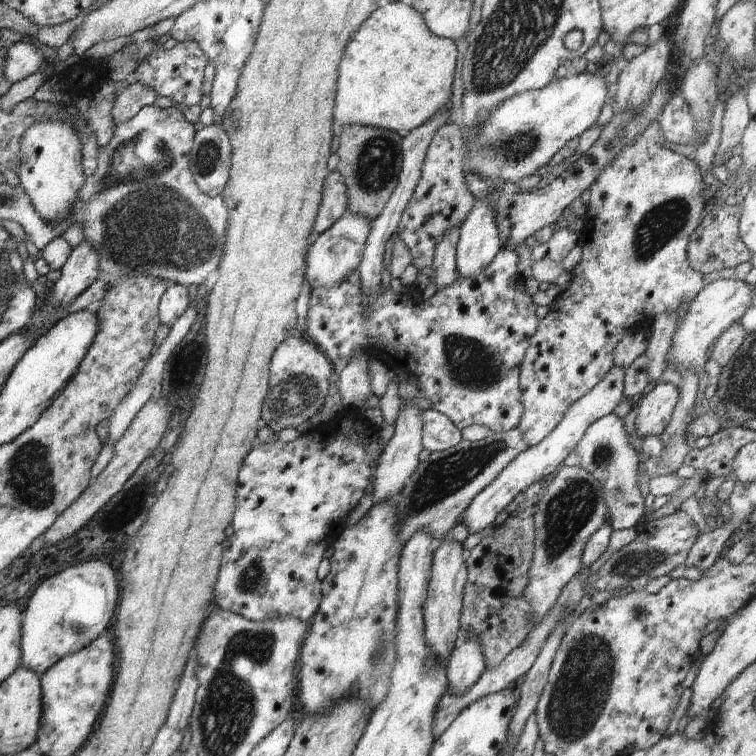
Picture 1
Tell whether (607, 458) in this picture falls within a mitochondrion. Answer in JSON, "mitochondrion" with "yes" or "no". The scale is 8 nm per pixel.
{"mitochondrion":"yes"}

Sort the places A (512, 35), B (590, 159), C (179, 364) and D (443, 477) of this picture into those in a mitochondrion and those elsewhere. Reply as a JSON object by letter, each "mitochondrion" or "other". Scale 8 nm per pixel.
{"A":"mitochondrion","B":"other","C":"other","D":"mitochondrion"}

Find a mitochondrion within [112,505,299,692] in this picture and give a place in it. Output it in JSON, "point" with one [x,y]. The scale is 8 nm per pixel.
{"point":[250,580]}

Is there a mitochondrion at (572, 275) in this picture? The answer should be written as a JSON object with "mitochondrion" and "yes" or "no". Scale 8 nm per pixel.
{"mitochondrion":"no"}

